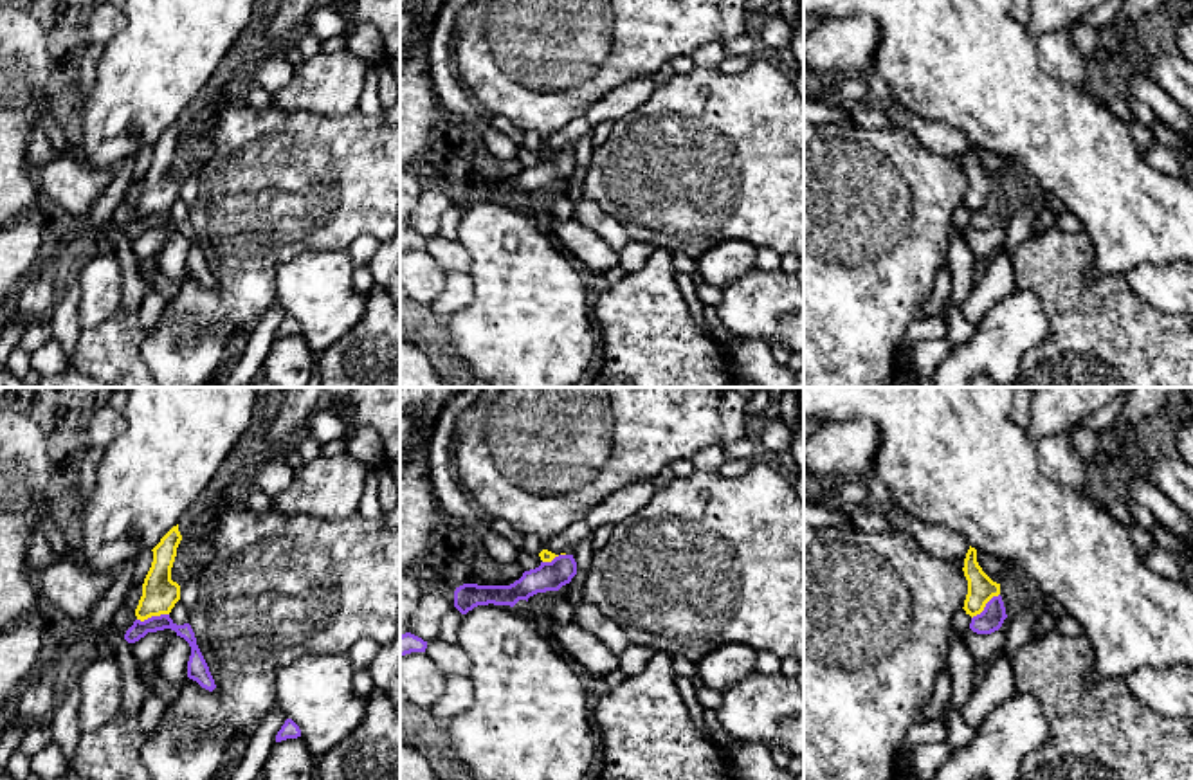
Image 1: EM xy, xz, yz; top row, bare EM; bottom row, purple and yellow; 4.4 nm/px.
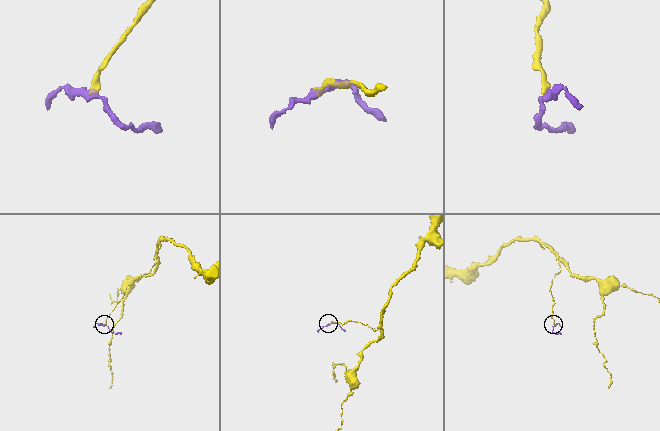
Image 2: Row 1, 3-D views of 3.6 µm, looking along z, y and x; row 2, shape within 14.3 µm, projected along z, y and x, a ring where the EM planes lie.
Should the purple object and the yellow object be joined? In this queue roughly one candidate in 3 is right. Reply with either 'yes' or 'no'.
no

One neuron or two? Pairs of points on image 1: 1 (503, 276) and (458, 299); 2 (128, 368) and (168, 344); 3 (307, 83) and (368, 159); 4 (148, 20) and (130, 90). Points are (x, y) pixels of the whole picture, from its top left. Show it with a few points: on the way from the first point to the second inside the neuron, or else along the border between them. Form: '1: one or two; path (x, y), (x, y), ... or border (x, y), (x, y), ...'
1: two; border (469, 272), (473, 299), (447, 317)
2: two; border (145, 335), (139, 357), (148, 368)
3: two; border (355, 108), (336, 117), (303, 110), (292, 112)
4: one; path (148, 38), (148, 72)

